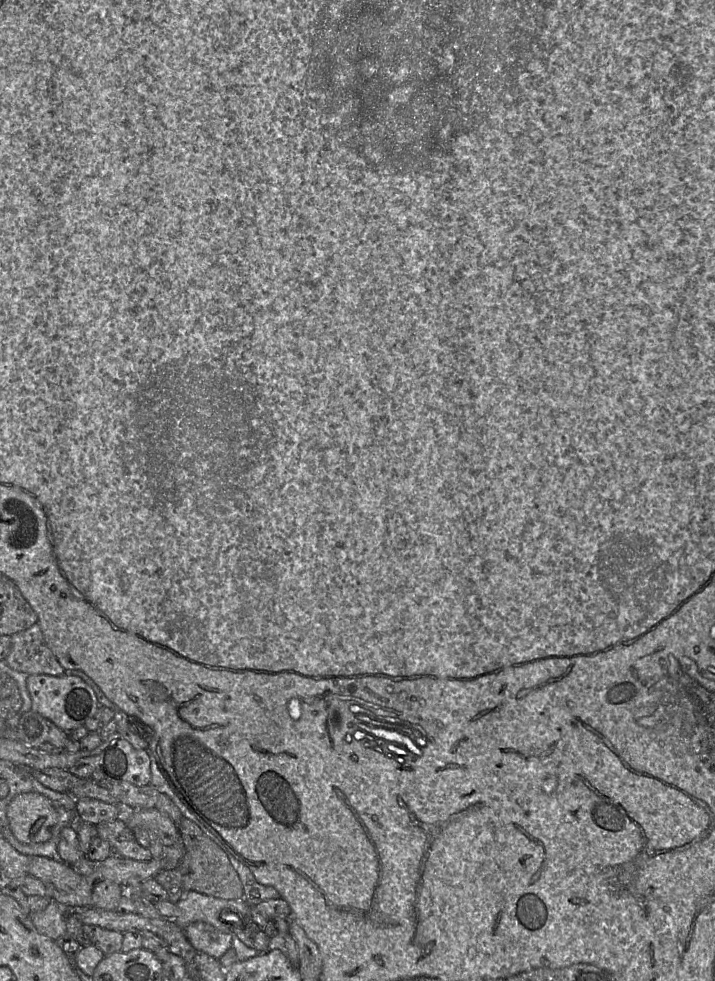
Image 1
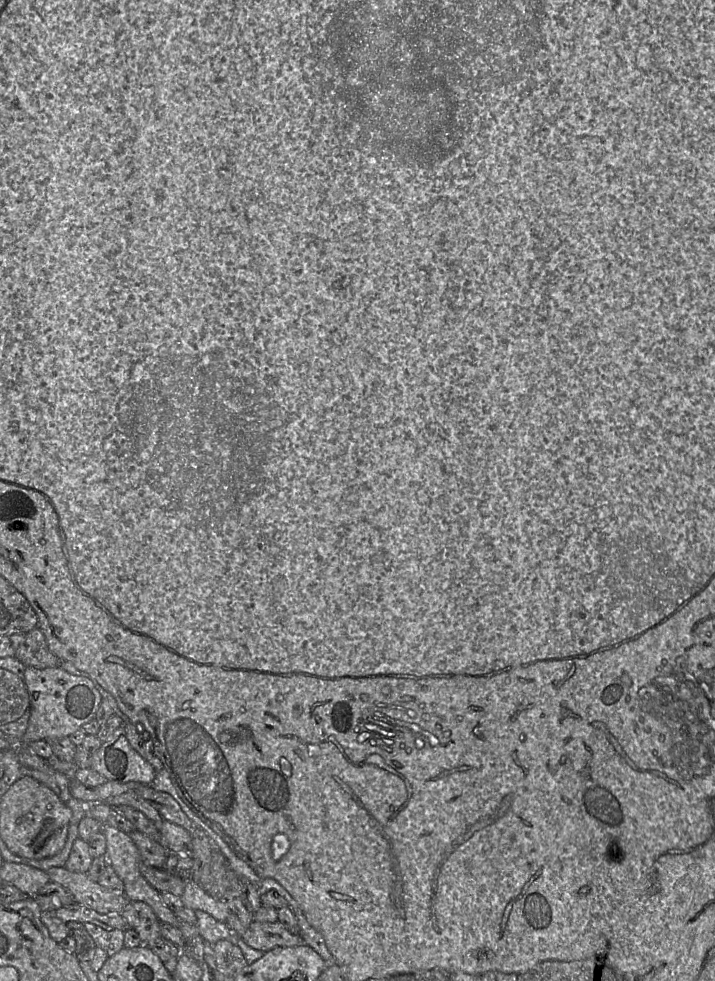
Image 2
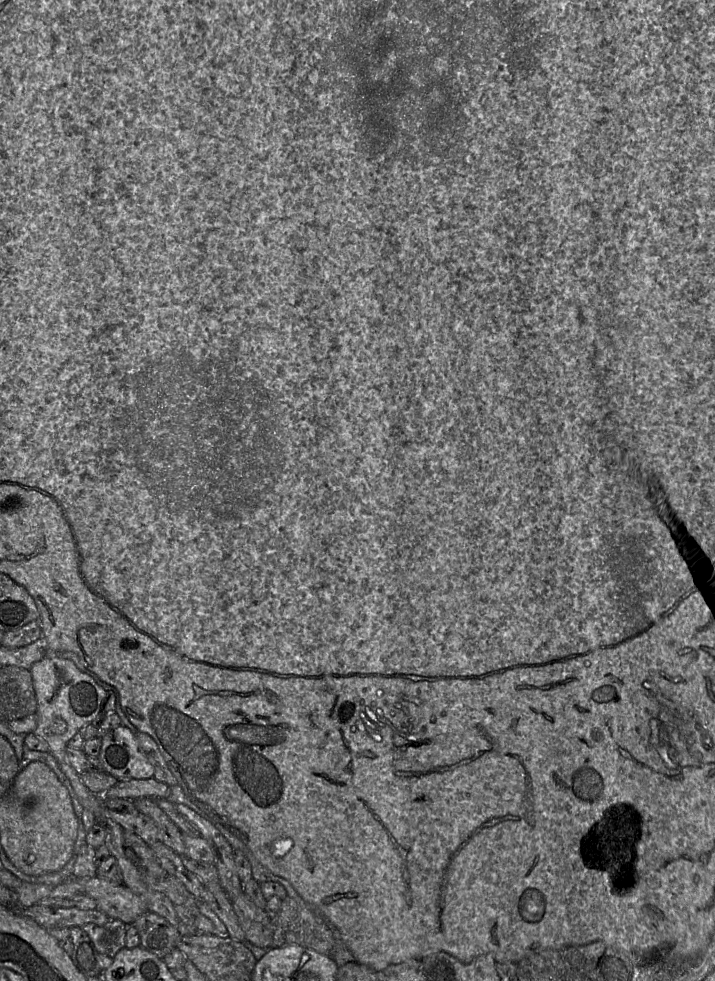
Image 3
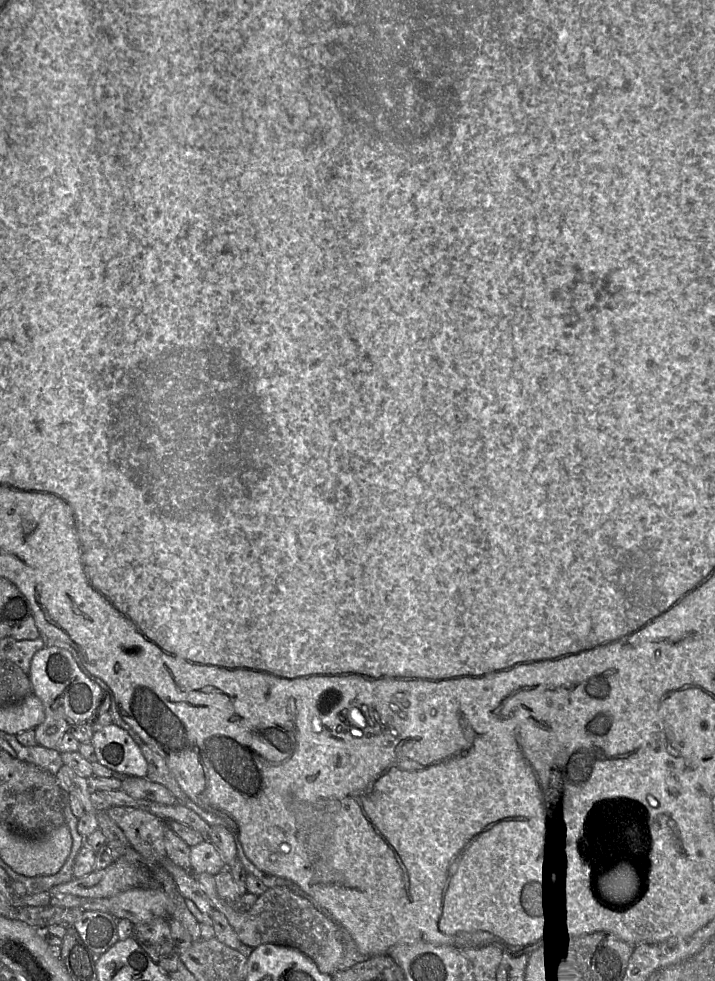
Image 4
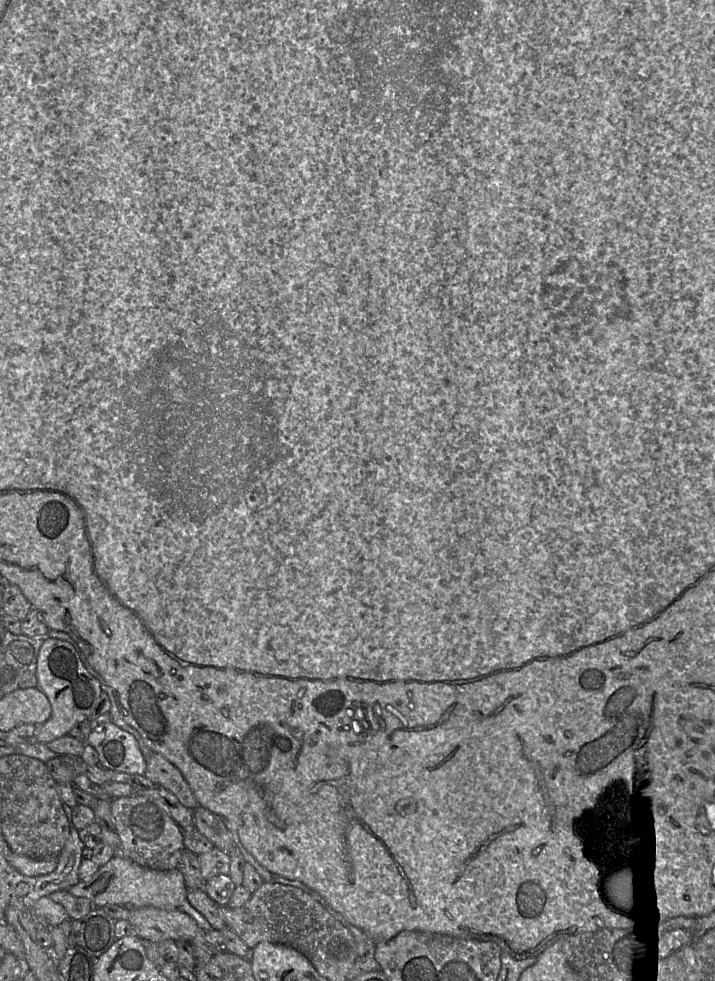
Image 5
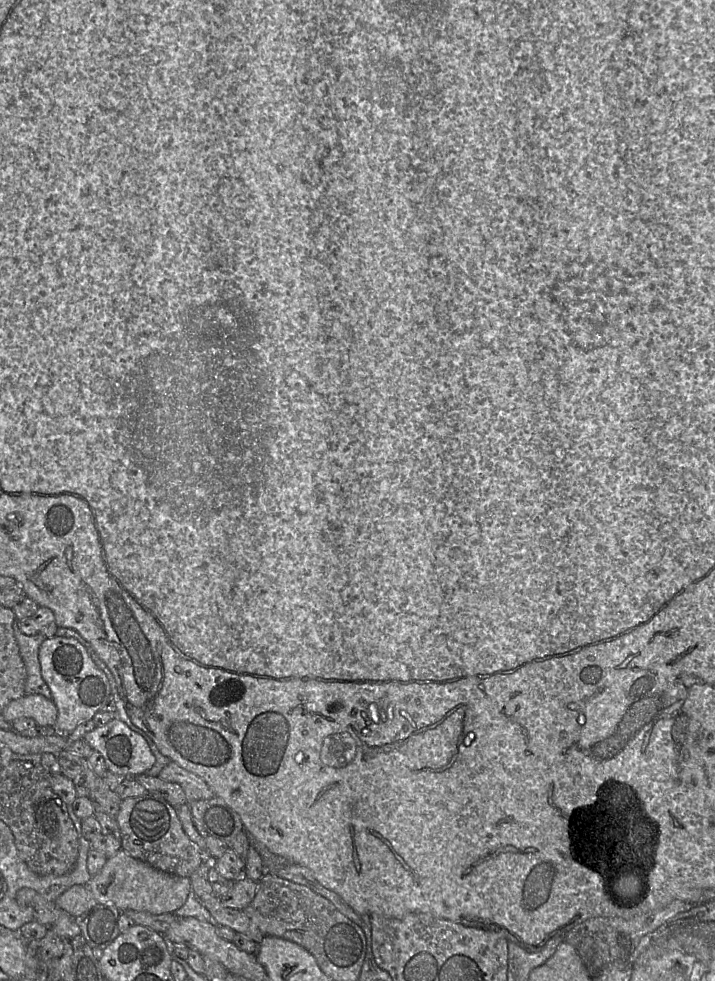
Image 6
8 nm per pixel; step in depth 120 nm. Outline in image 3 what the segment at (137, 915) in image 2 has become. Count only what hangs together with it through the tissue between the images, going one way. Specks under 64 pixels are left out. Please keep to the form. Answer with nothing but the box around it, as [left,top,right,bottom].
[133,911,182,959]

